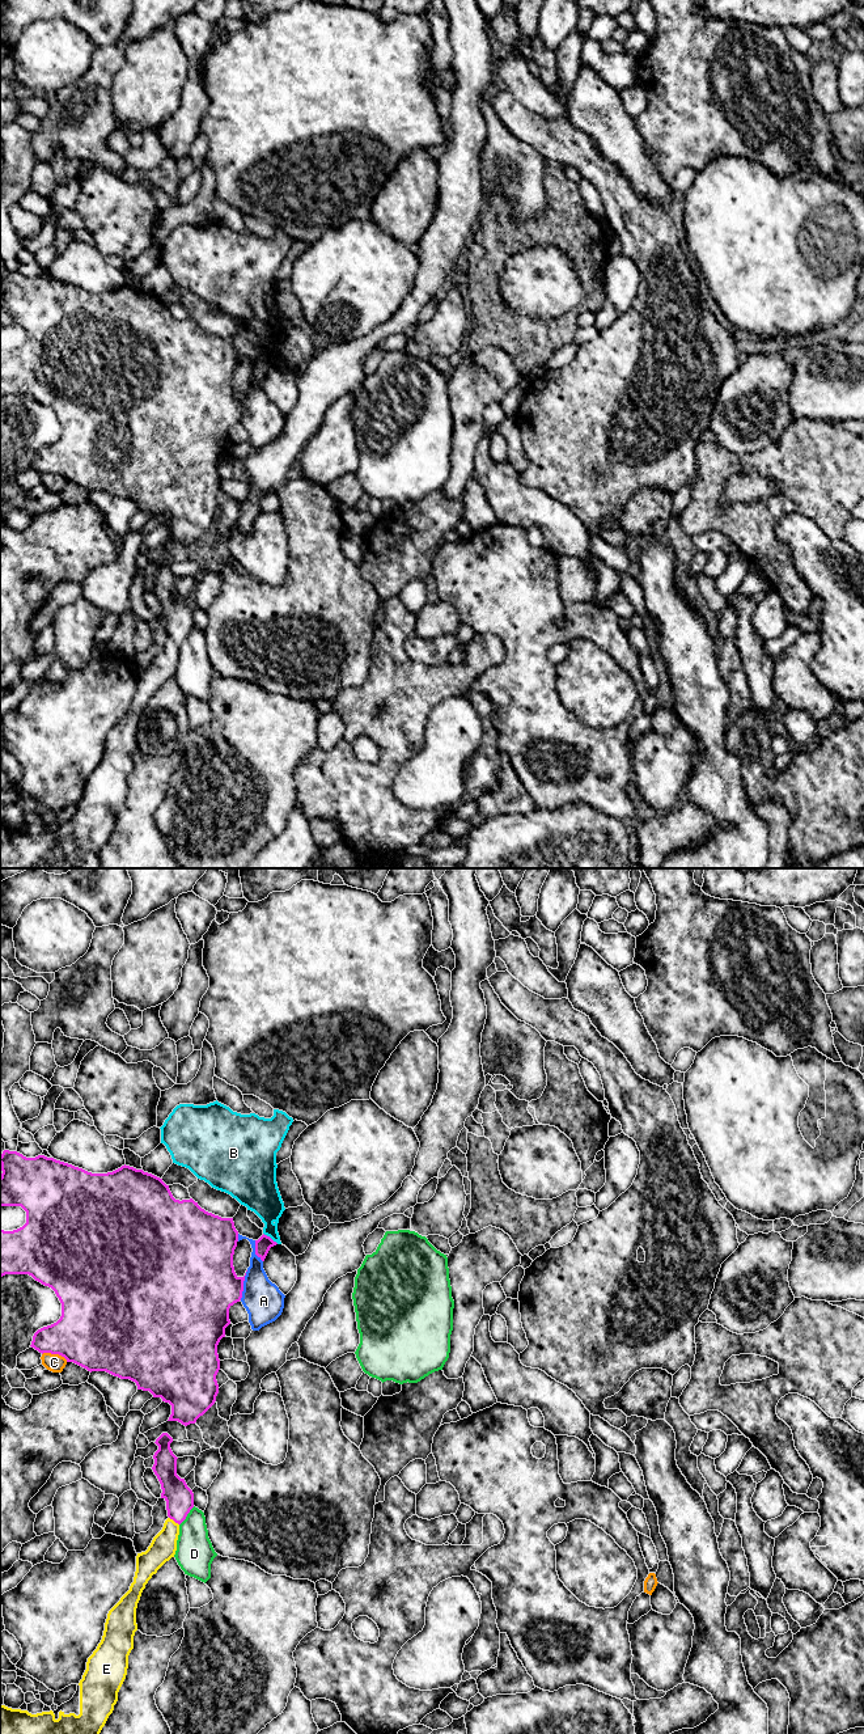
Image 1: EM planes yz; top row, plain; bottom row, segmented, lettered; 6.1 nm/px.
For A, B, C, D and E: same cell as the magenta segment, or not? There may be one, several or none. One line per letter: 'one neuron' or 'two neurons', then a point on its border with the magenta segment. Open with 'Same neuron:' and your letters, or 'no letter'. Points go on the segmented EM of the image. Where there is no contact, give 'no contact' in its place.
Same neuron: E
A: two neurons; contact yz (242, 1285)
B: two neurons; contact yz (270, 1238)
C: two neurons; contact yz (55, 1353)
D: two neurons; contact yz (186, 1515)
E: one neuron; contact yz (174, 1521)

